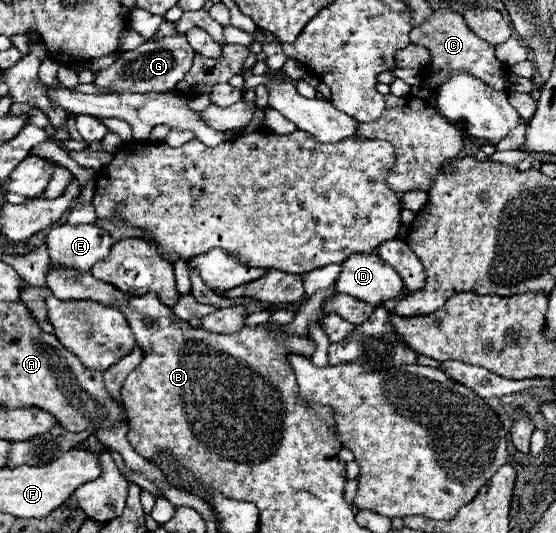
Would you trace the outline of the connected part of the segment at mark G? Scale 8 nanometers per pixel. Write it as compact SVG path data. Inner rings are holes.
M184 34L166 36L158 42L144 42L136 50L122 52L122 56L106 70L100 70L94 78L98 88L108 88L110 92L168 92L172 90L184 74L192 66L192 58L196 52L188 48L188 40Z

